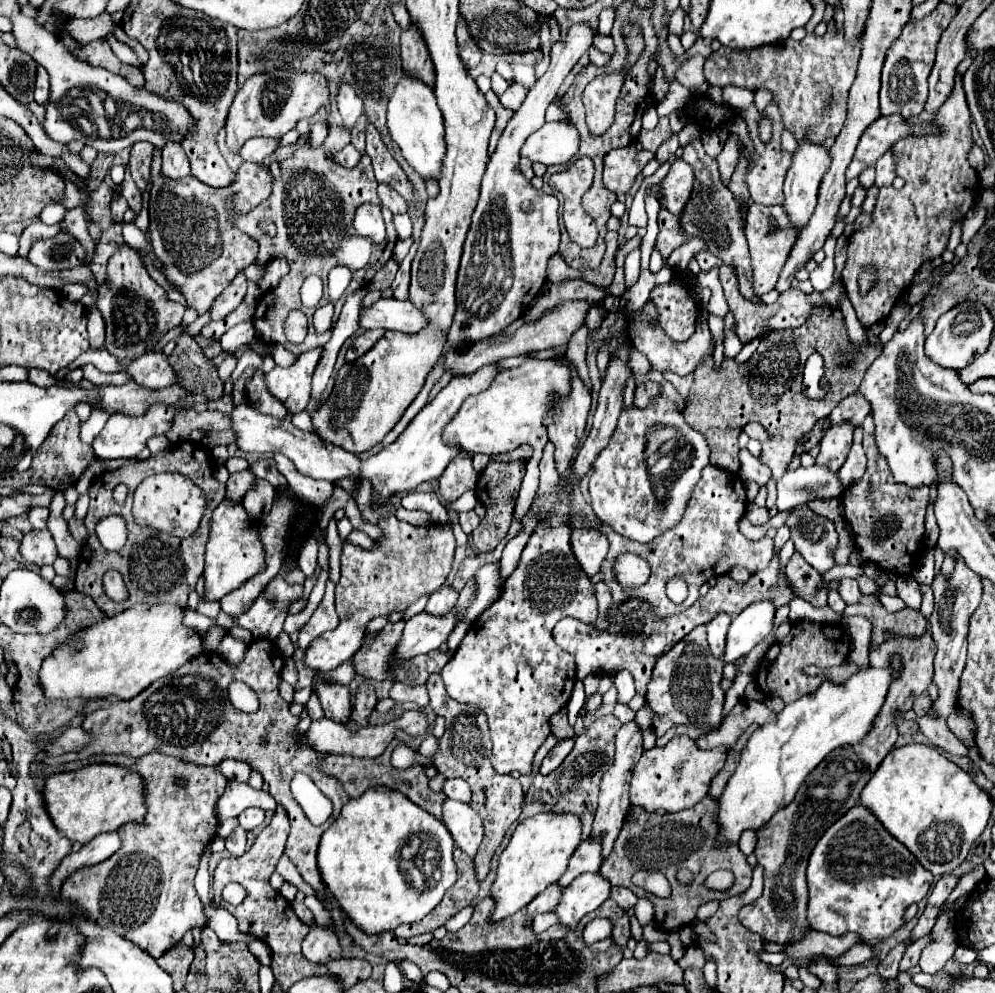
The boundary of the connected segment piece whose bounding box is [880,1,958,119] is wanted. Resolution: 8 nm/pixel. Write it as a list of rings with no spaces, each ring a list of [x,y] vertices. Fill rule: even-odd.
[[[940,1],[938,7],[928,17],[916,23],[908,23],[902,29],[902,35],[888,49],[888,55],[882,67],[882,89],[880,89],[880,113],[882,115],[900,113],[904,119],[912,119],[912,117],[918,117],[918,113],[924,109],[924,103],[928,97],[926,79],[934,65],[936,45],[938,45],[938,39],[942,37],[942,31],[948,27],[952,17],[956,15],[956,11],[958,7],[952,7]]]

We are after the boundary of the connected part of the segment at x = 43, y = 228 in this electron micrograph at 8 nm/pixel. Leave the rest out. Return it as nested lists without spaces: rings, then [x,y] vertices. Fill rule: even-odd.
[[[42,221],[30,223],[30,225],[22,231],[22,235],[20,235],[18,255],[26,258],[34,240],[54,237],[58,231],[60,231],[60,225],[44,225]]]

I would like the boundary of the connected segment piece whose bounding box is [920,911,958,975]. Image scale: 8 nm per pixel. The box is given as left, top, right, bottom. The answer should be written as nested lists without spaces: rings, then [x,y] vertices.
[[[944,911],[936,925],[934,925],[934,943],[928,943],[920,957],[920,969],[924,973],[940,973],[946,965],[946,961],[954,955],[958,947],[956,939],[956,927],[954,927],[954,913]]]

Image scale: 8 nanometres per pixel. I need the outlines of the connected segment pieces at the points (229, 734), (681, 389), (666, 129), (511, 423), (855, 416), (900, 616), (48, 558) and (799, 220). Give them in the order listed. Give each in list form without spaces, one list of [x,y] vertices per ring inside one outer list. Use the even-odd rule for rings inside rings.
[[[254,639],[246,651],[246,657],[240,665],[232,667],[222,661],[216,653],[208,651],[190,659],[174,673],[154,681],[142,695],[114,703],[98,709],[88,715],[82,723],[82,729],[92,735],[92,741],[82,747],[78,753],[66,753],[62,757],[48,757],[44,763],[68,763],[82,761],[90,755],[130,755],[142,757],[150,751],[162,751],[166,755],[174,755],[178,759],[198,763],[198,765],[218,765],[224,759],[236,759],[248,763],[252,771],[258,771],[264,781],[270,785],[270,795],[282,805],[290,817],[290,837],[286,843],[286,855],[298,867],[302,879],[310,883],[314,889],[324,891],[330,899],[332,895],[326,891],[320,881],[320,873],[316,867],[316,849],[320,843],[320,835],[328,829],[328,825],[340,815],[344,803],[348,803],[348,795],[342,785],[328,775],[322,775],[318,769],[318,759],[326,757],[322,753],[304,747],[304,737],[292,737],[292,731],[298,723],[298,717],[290,713],[290,703],[286,703],[278,693],[282,671],[282,655],[278,647],[268,639]],[[244,681],[250,685],[258,699],[260,709],[252,715],[236,711],[228,701],[228,683]],[[260,737],[268,737],[268,743],[260,743]],[[294,773],[306,773],[316,787],[332,801],[334,811],[324,825],[312,825],[300,805],[294,801],[290,793],[290,779]]]
[[[664,373],[664,379],[669,381],[683,399],[688,396],[690,384],[693,383],[693,374],[687,376],[679,376],[674,373]]]
[[[660,117],[660,123],[654,131],[640,131],[638,135],[638,141],[644,145],[646,151],[658,151],[658,147],[662,143],[666,143],[666,139],[670,139],[672,135],[672,129],[668,125],[668,117]]]
[[[530,359],[516,369],[502,371],[494,377],[490,387],[478,395],[468,397],[454,421],[450,421],[442,433],[442,441],[446,445],[458,447],[468,455],[484,453],[484,455],[498,455],[508,453],[520,447],[522,443],[532,445],[533,454],[527,462],[525,476],[522,481],[514,512],[523,514],[530,506],[531,500],[539,484],[539,461],[542,456],[542,447],[546,445],[546,429],[542,419],[552,405],[554,397],[570,393],[570,369],[560,365],[556,359]]]
[[[854,393],[846,397],[840,405],[836,405],[836,409],[830,413],[830,425],[850,423],[854,427],[862,427],[868,413],[870,413],[870,403],[866,403],[862,395]]]
[[[862,597],[858,603],[846,605],[844,617],[850,615],[864,615],[872,621],[874,637],[870,649],[876,649],[886,641],[882,639],[886,631],[890,631],[892,637],[920,637],[926,633],[926,619],[920,611],[912,611],[906,607],[900,613],[888,613],[880,603],[876,603],[874,597]]]
[[[32,529],[32,531],[24,533],[22,543],[20,543],[20,555],[28,563],[34,563],[38,567],[52,565],[58,557],[58,551],[56,551],[50,531],[48,529],[40,529],[40,531]]]
[[[804,141],[804,143],[798,145],[798,151],[794,155],[794,161],[792,161],[792,167],[788,169],[788,175],[786,175],[786,181],[784,181],[784,197],[786,199],[782,203],[782,207],[786,211],[786,217],[790,219],[792,227],[802,229],[810,221],[810,215],[814,213],[814,207],[816,207],[818,187],[820,187],[822,175],[826,173],[828,165],[830,165],[828,149],[824,149],[820,143]]]

